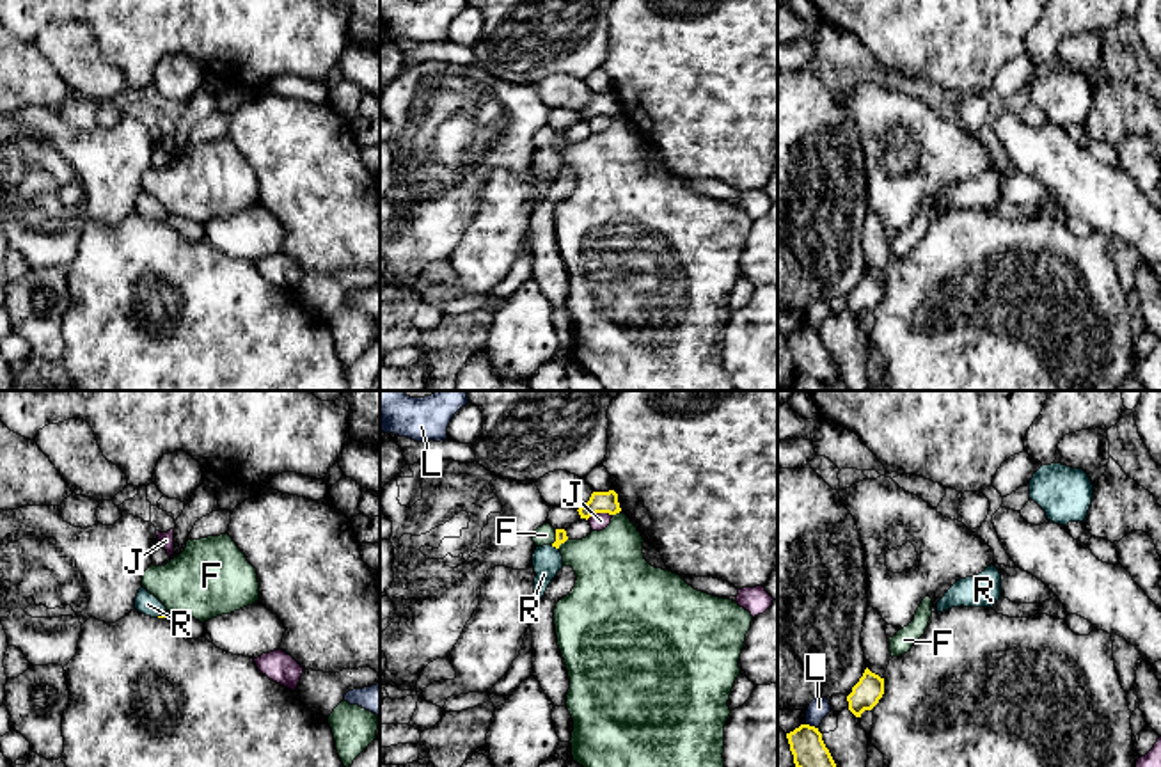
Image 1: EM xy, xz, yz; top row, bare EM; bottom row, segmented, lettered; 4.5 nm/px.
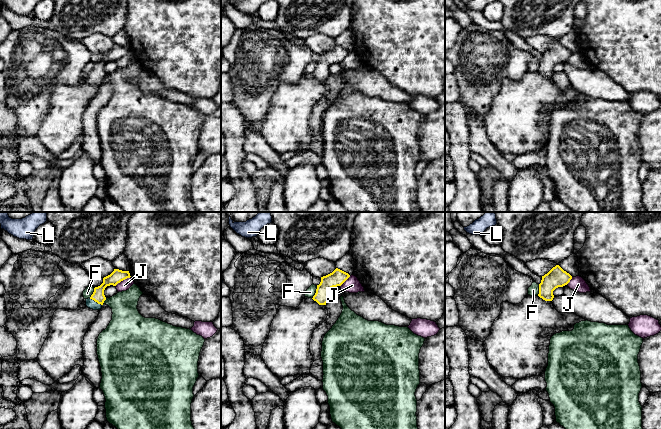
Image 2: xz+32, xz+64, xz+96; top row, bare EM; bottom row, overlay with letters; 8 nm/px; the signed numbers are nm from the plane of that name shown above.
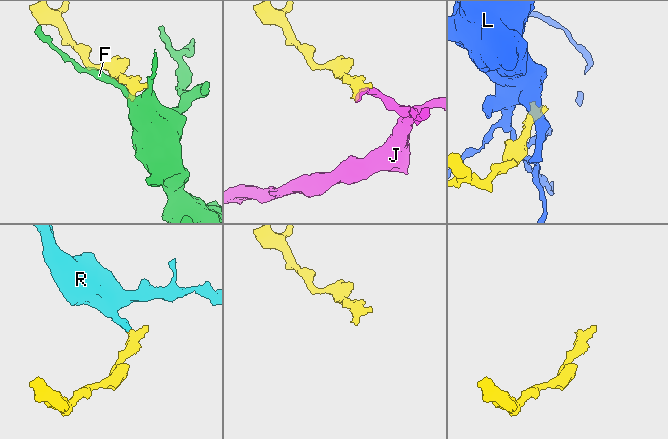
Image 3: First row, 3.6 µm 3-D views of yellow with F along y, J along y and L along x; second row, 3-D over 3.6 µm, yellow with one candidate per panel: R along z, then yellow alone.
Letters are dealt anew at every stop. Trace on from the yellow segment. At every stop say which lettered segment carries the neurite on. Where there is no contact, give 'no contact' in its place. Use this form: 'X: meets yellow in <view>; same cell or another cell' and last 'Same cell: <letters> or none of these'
F: meets yellow in xz; another cell
J: meets yellow in xz; another cell
L: meets yellow in yz; another cell
R: meets yellow in xz; same cell
Same cell: R

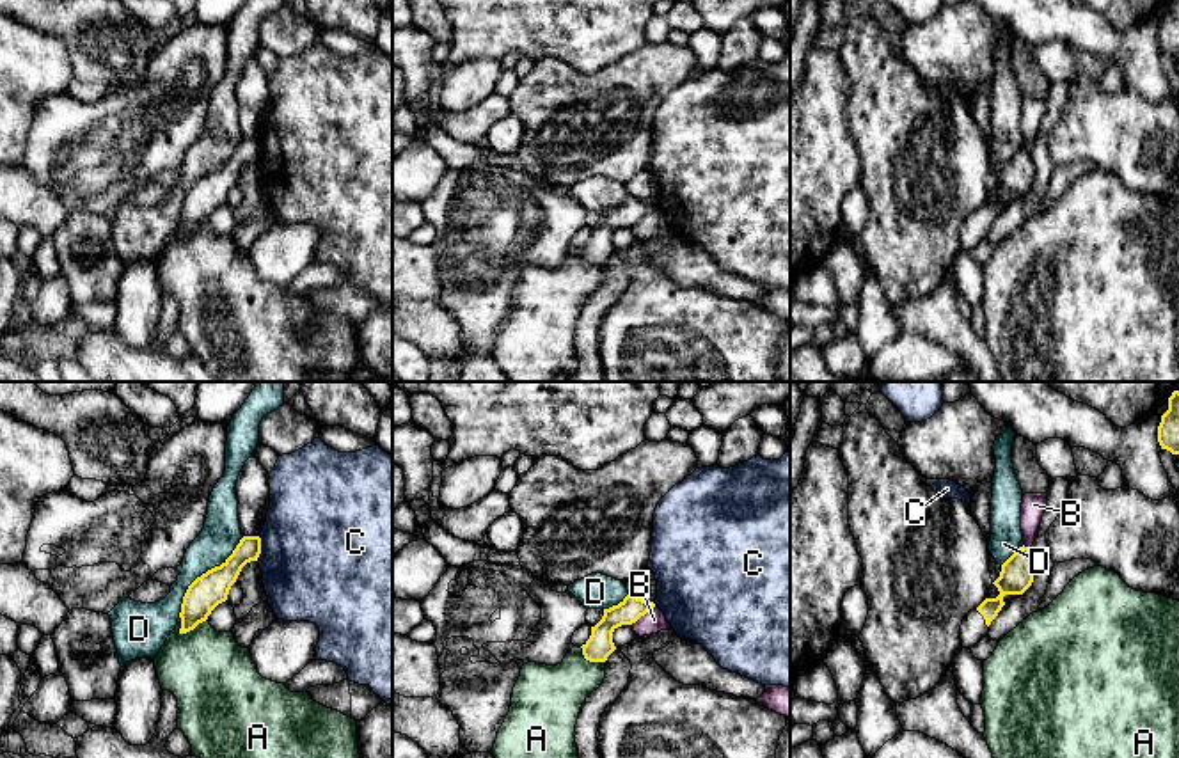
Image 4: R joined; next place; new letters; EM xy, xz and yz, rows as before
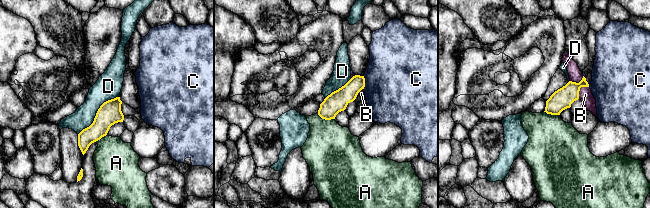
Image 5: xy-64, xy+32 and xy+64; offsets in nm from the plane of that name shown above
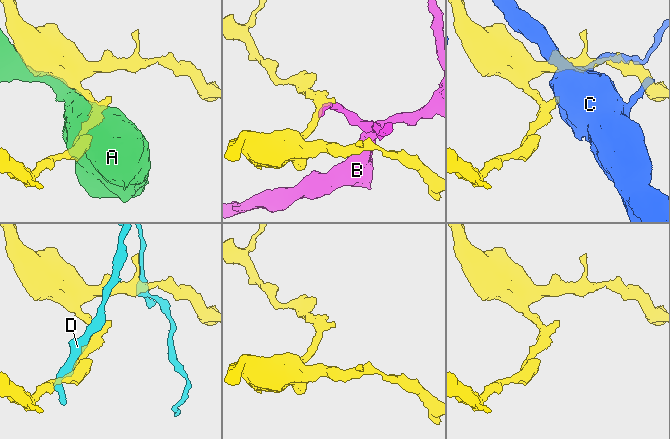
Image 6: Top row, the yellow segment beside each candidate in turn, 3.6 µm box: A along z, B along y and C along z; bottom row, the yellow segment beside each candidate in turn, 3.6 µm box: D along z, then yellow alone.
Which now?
A: meets yellow in xy; another cell
B: meets yellow in xz; another cell
C: meets yellow in xy; another cell
D: meets yellow in xy; another cell
Same cell: none of these

